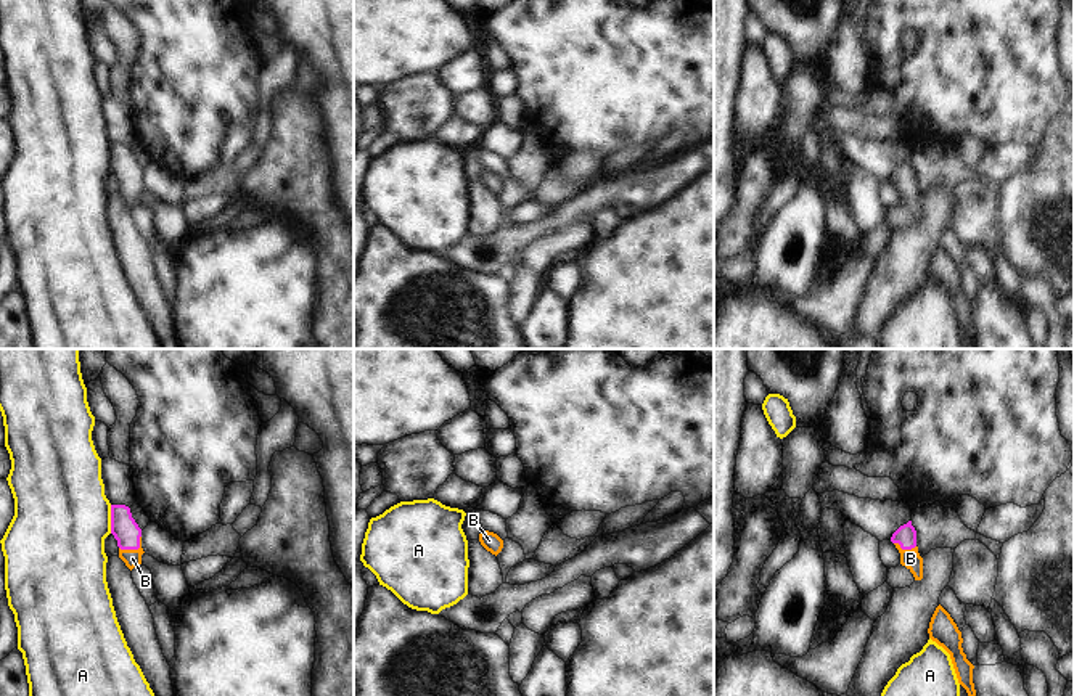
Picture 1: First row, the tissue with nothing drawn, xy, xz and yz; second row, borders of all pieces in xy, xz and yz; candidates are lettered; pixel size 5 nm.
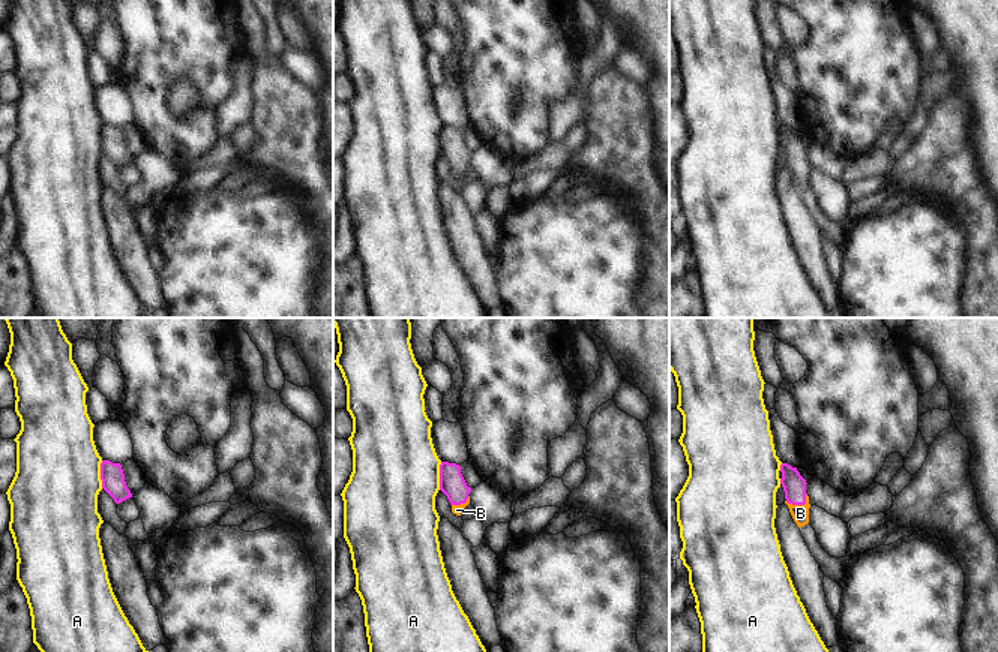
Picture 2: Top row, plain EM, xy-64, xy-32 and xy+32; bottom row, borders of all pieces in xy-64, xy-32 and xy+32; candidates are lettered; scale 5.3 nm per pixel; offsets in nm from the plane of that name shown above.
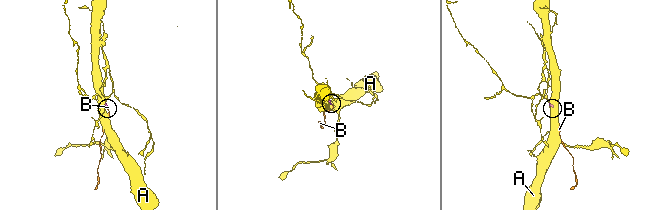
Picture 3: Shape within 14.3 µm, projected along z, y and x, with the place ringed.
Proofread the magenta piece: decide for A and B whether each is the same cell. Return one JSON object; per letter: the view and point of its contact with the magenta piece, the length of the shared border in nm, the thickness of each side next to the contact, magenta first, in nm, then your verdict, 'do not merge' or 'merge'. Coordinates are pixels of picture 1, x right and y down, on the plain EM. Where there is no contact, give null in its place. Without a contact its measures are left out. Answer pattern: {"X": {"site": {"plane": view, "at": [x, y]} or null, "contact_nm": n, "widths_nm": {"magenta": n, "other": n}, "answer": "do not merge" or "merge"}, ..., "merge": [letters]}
{"A": {"site": {"plane": "xy", "at": [111, 159]}, "contact_nm": 140, "widths_nm": {"magenta": 140, "other": 480}, "answer": "do not merge"}, "B": {"site": {"plane": "xy", "at": [134, 188]}, "contact_nm": 130, "widths_nm": {"magenta": 140, "other": 90}, "answer": "merge"}, "merge": ["B"]}

